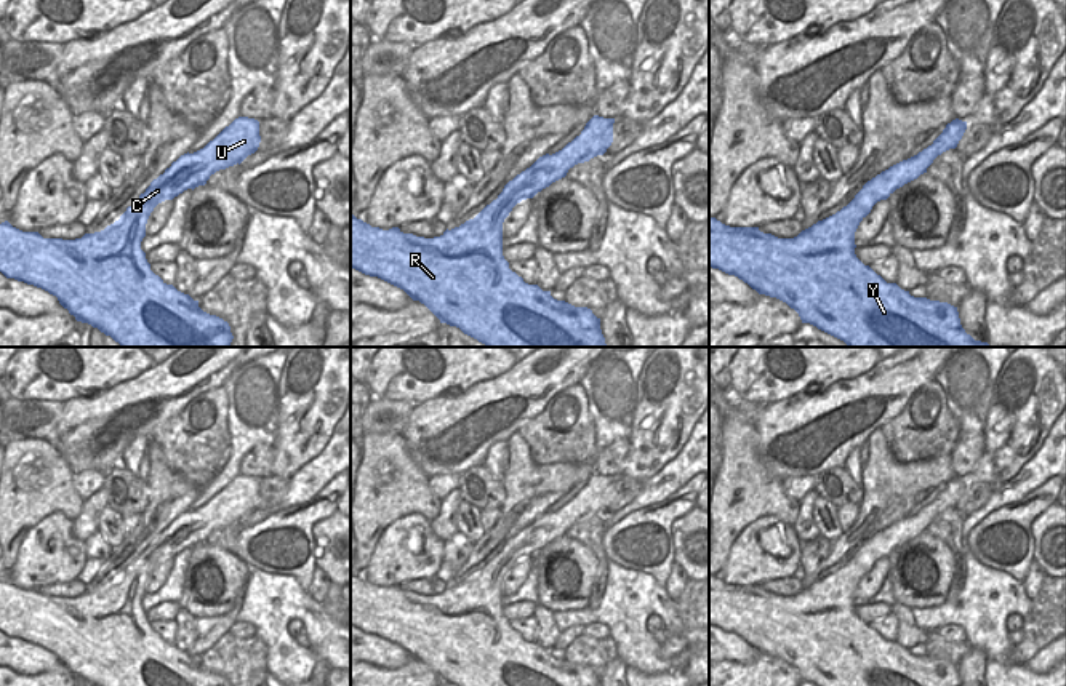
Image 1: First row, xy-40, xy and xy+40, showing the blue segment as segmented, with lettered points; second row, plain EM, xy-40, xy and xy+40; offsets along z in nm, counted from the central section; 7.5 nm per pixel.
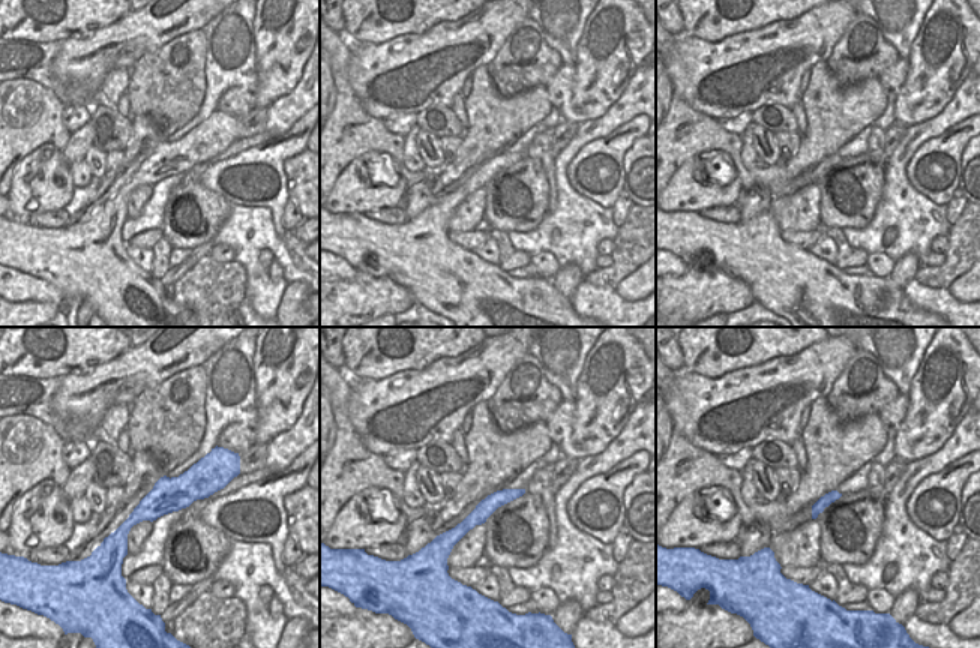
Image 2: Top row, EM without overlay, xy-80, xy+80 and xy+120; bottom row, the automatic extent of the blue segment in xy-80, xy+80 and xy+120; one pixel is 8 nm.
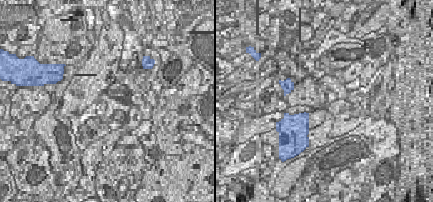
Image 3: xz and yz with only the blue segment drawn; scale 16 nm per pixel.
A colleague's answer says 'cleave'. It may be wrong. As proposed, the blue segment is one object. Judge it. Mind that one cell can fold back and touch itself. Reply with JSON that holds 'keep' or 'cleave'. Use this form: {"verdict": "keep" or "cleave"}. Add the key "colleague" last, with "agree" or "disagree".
{"verdict": "keep", "colleague": "disagree"}

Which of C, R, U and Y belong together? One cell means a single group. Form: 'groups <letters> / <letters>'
groups C R U Y

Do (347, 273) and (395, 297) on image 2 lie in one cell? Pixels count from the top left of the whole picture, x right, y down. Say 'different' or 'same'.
different

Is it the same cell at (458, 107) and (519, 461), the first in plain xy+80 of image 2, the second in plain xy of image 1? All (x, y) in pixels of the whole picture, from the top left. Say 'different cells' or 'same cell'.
different cells

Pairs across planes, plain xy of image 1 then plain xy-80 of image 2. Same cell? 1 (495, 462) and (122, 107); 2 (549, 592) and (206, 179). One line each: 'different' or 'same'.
1: different
2: different

